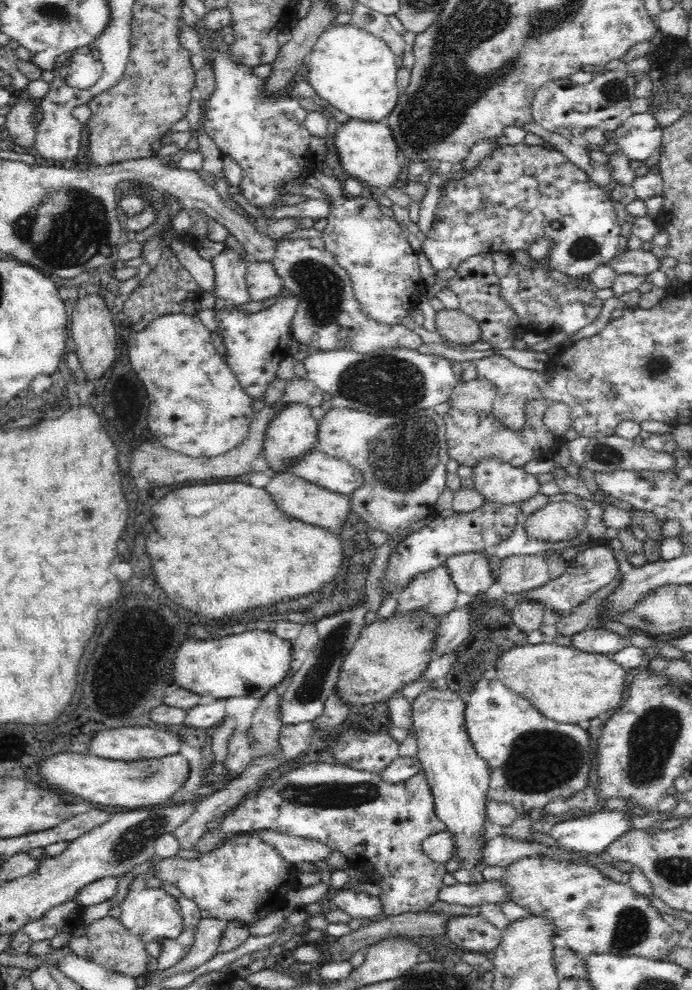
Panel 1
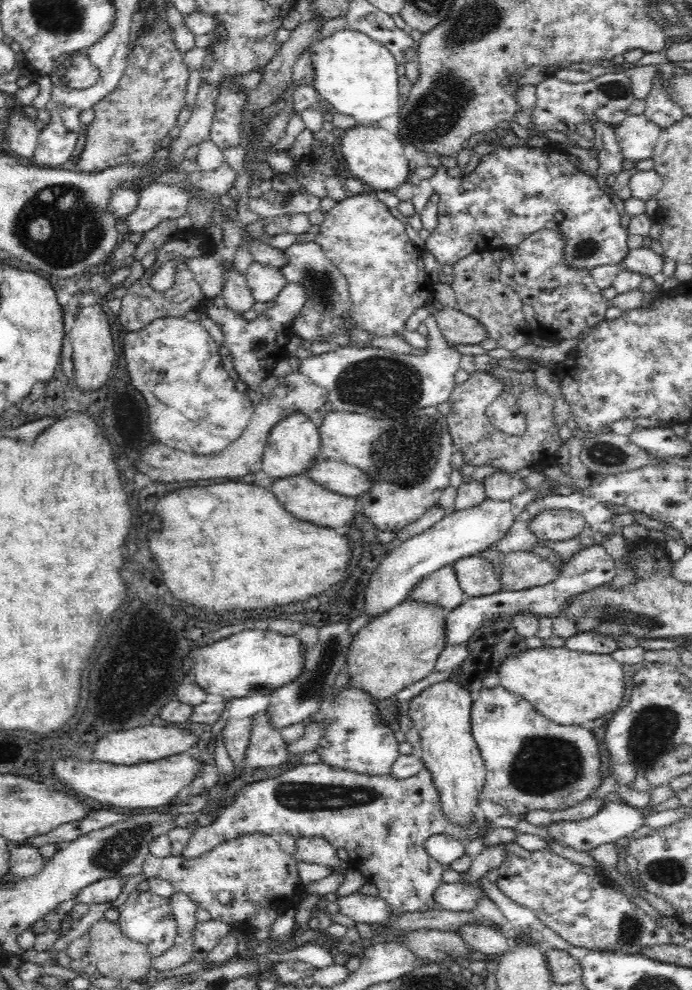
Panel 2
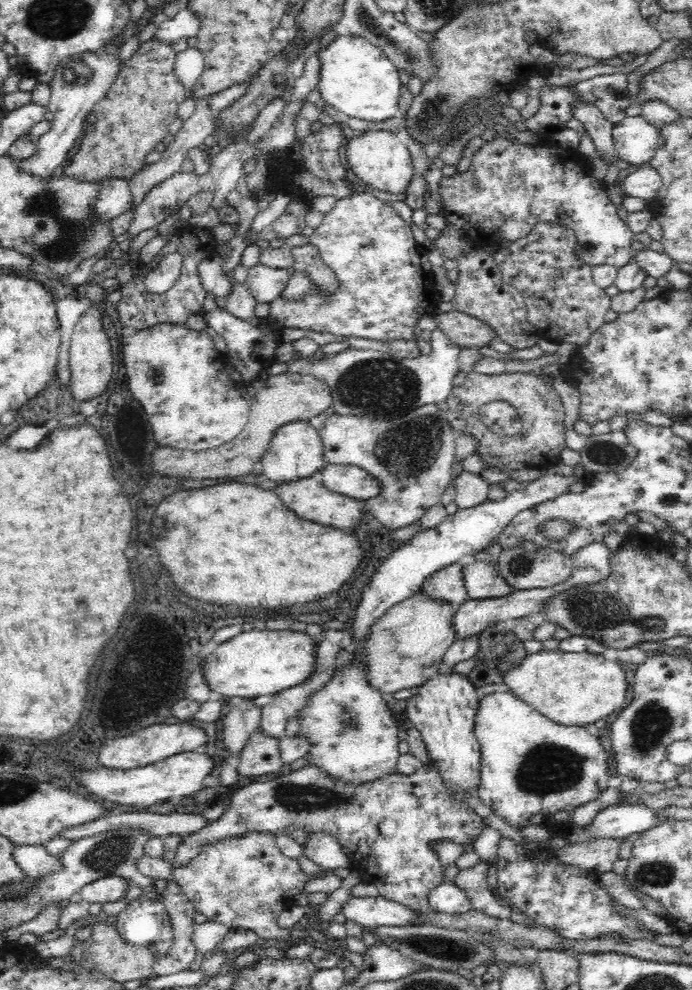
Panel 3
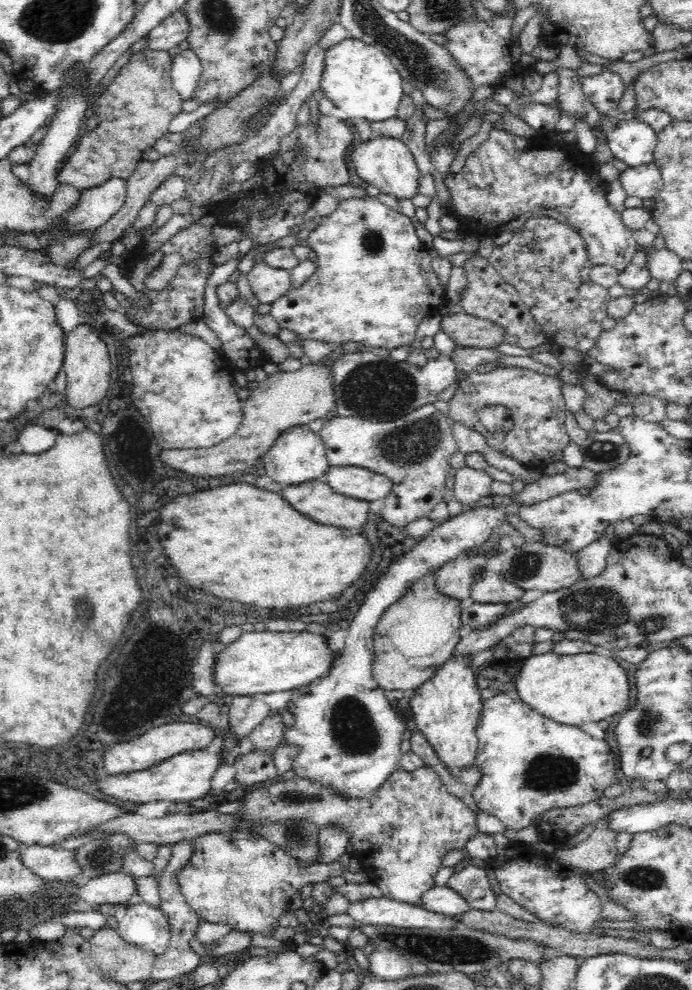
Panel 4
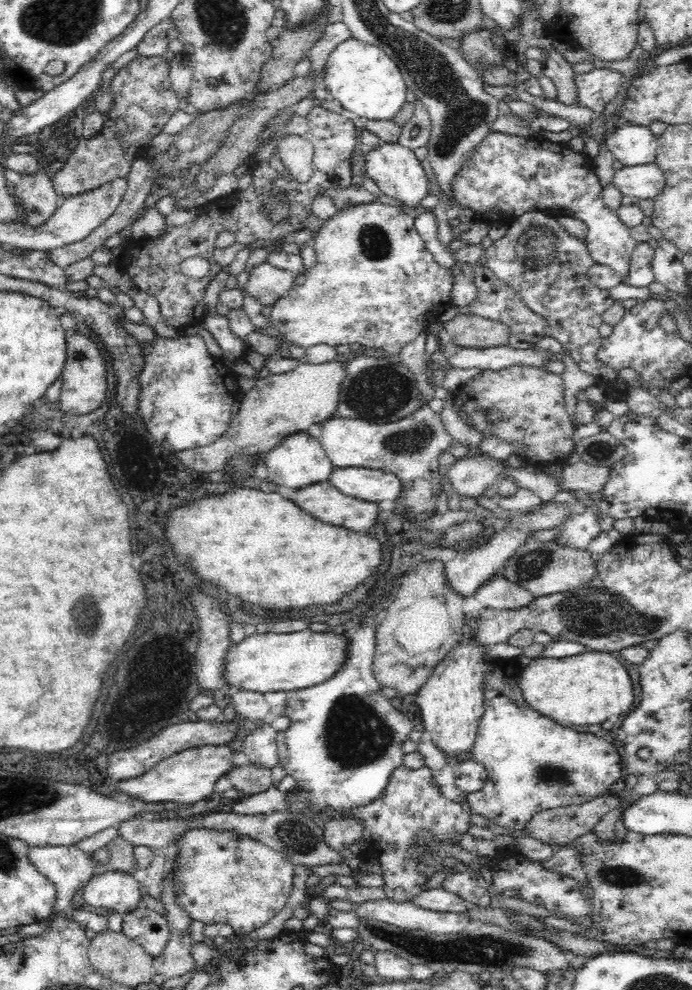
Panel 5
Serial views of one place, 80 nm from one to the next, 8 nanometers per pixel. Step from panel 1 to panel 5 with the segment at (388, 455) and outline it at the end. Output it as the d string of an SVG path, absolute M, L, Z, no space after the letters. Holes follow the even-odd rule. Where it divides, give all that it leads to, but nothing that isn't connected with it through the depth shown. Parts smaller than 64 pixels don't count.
M425 405L404 419L386 424L335 416L322 424L319 440L335 468L363 467L394 473L401 480L401 491L394 501L394 515L410 520L435 512L442 490L440 454L451 448L451 435L439 414Z

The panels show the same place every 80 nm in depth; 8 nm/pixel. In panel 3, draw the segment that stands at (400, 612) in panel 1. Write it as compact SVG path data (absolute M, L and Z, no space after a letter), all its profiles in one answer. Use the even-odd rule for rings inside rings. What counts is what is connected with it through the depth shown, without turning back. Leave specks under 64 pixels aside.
M457 562L434 571L419 588L428 598L449 602L454 608L469 599L463 579L464 566Z

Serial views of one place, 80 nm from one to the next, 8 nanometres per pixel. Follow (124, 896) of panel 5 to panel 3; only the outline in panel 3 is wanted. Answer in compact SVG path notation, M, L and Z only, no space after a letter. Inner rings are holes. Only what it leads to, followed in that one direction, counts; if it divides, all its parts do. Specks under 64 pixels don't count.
M113 876L99 878L95 882L84 886L78 893L78 899L91 904L118 902L128 892L129 884L126 878Z

